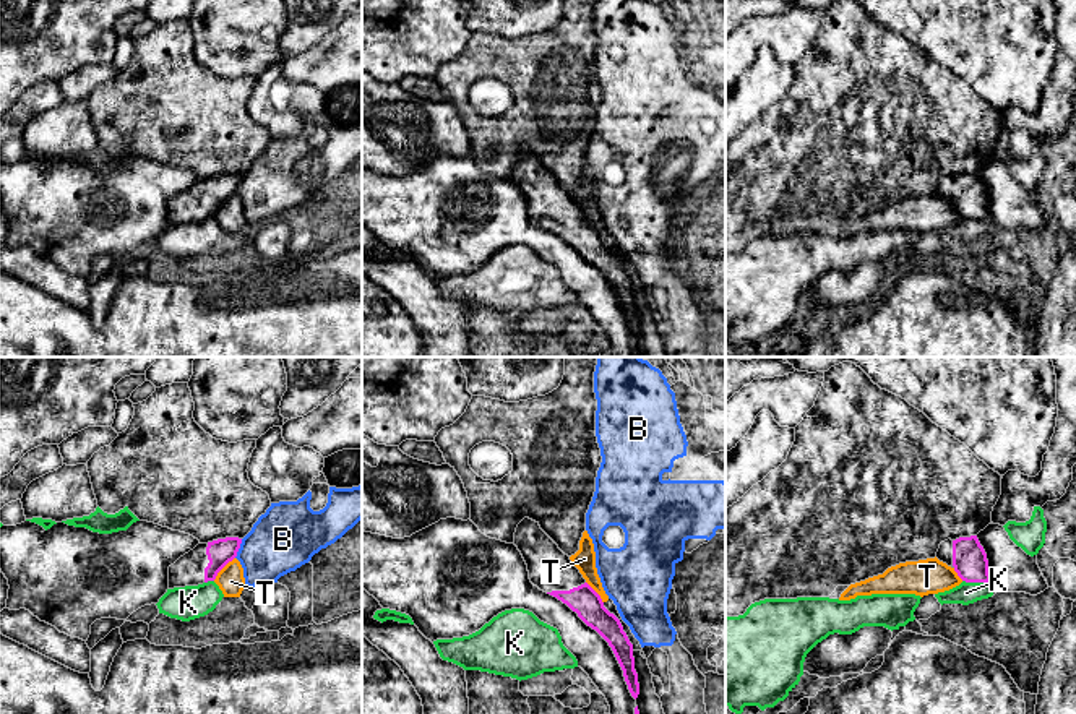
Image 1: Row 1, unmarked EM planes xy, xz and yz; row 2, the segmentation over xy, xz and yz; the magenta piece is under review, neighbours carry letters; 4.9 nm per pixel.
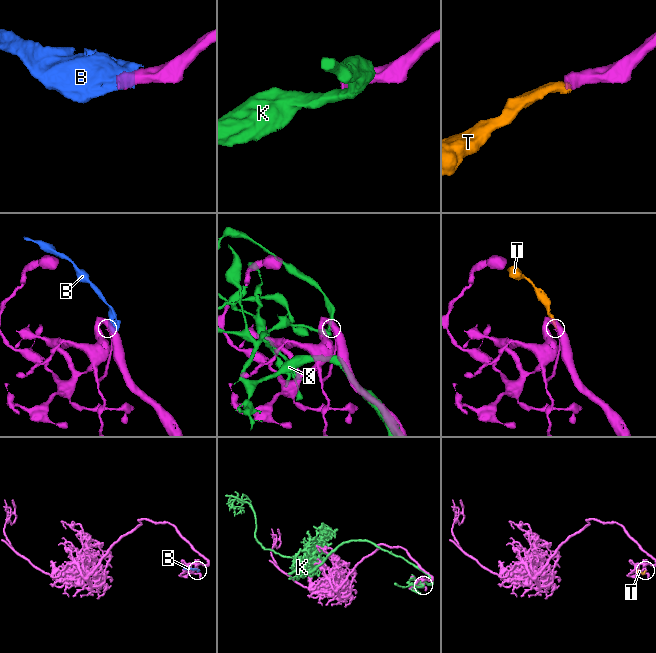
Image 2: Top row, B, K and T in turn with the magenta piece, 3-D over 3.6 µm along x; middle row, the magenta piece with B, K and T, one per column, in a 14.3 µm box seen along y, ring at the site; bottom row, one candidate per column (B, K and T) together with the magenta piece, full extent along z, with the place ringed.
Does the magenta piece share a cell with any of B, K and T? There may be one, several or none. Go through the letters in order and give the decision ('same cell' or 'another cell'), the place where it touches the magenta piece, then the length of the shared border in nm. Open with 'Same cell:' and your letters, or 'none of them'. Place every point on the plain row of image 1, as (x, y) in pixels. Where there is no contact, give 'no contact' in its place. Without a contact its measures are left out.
Same cell: none of them
B: another cell; meets magenta in xy at (237, 185); contact 100 nm long
K: another cell; meets magenta in yz at (976, 218); contact 140 nm long
T: another cell; meets magenta in xy at (223, 203); contact 160 nm long

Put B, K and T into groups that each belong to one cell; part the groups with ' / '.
B / K / T

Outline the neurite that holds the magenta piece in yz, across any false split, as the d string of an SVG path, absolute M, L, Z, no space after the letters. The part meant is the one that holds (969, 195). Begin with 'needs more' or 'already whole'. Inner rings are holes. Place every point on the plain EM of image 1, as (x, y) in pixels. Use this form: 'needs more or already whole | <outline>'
needs more | M977 172L941 178L936 195L951 203L966 219L990 217L987 190Z

